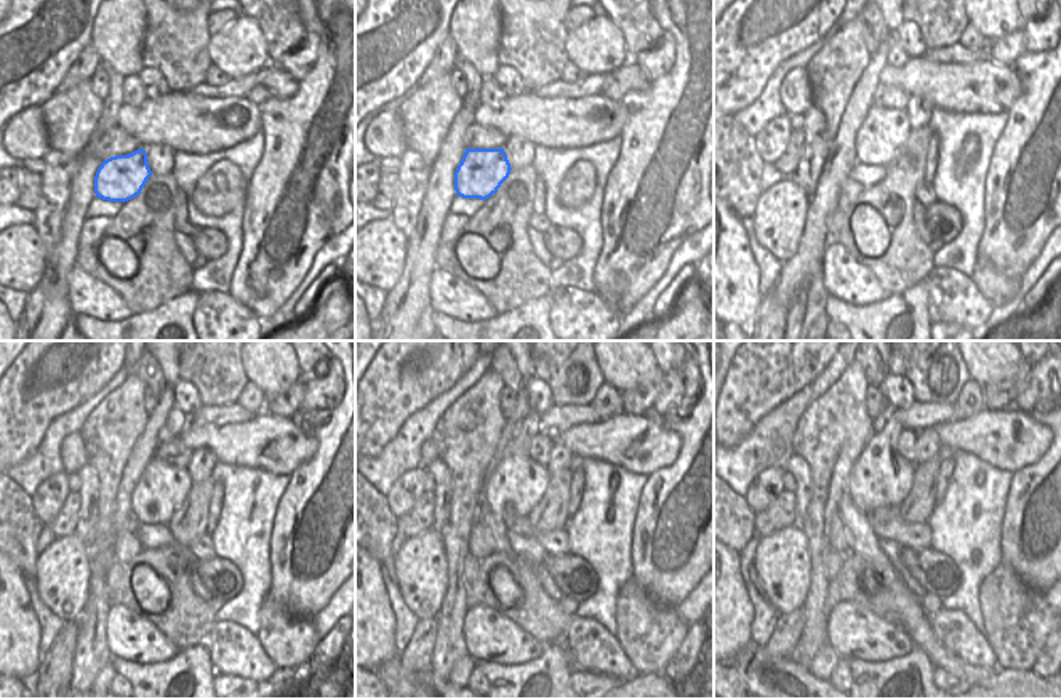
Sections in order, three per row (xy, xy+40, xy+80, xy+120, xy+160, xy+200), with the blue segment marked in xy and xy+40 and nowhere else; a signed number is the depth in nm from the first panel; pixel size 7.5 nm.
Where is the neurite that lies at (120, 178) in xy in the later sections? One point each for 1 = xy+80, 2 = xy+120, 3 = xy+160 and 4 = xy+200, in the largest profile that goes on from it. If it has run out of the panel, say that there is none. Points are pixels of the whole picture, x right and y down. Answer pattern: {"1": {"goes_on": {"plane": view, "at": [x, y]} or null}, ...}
{"1": {"goes_on": {"plane": "xy+80", "at": [871, 135]}}, "2": {"goes_on": {"plane": "xy+120", "at": [151, 491]}}, "3": {"goes_on": {"plane": "xy+160", "at": [514, 483]}}, "4": {"goes_on": {"plane": "xy+200", "at": [880, 477]}}}

